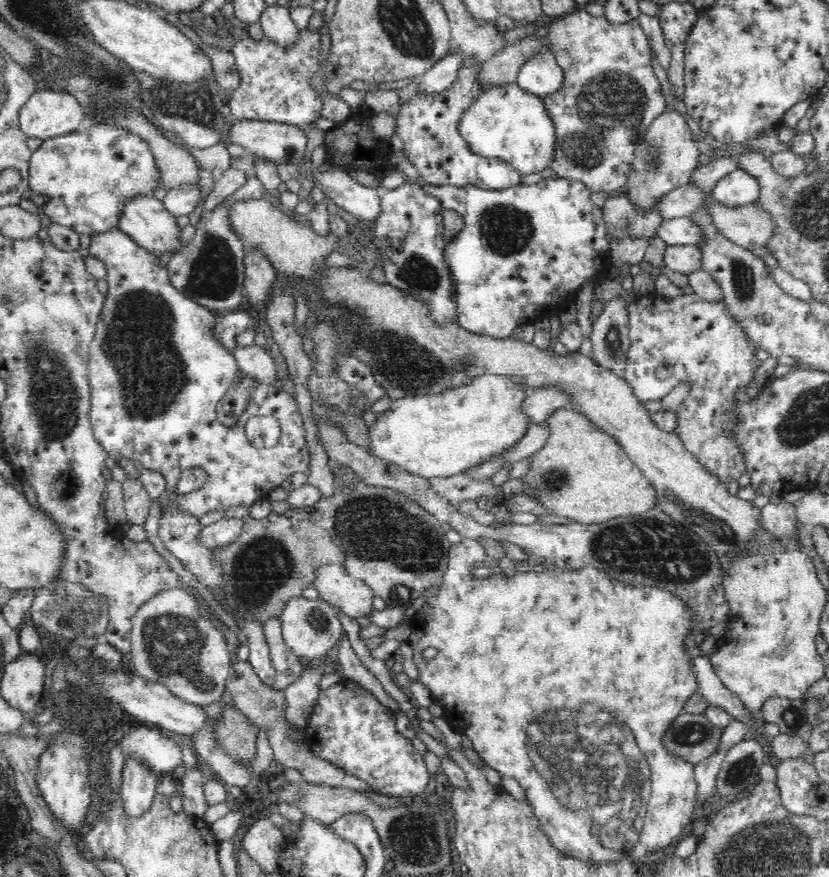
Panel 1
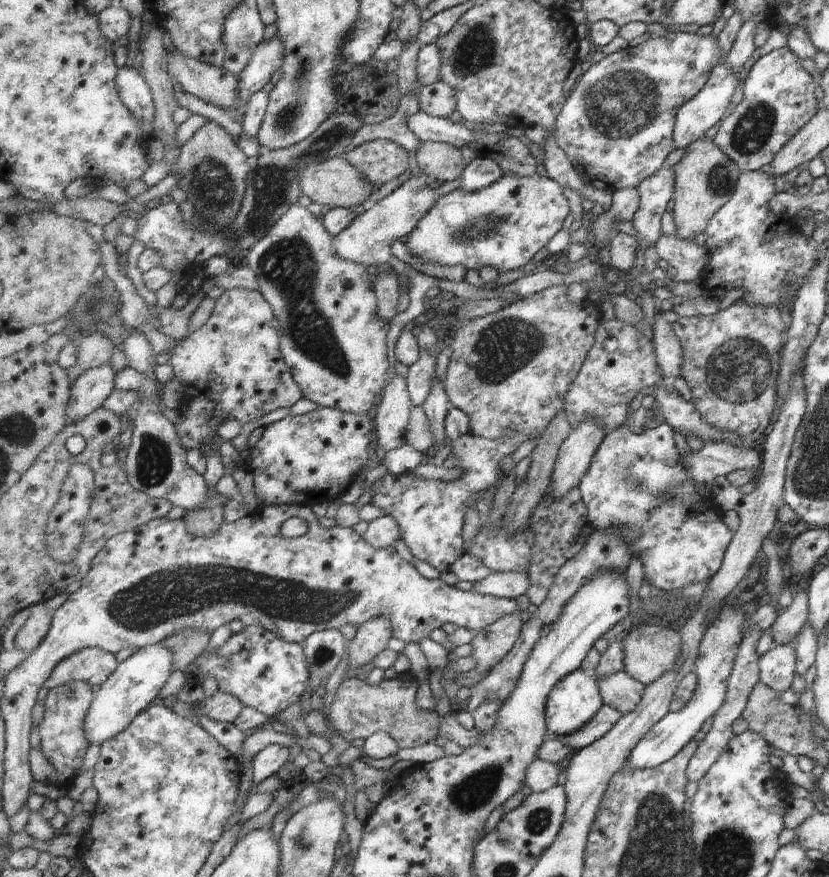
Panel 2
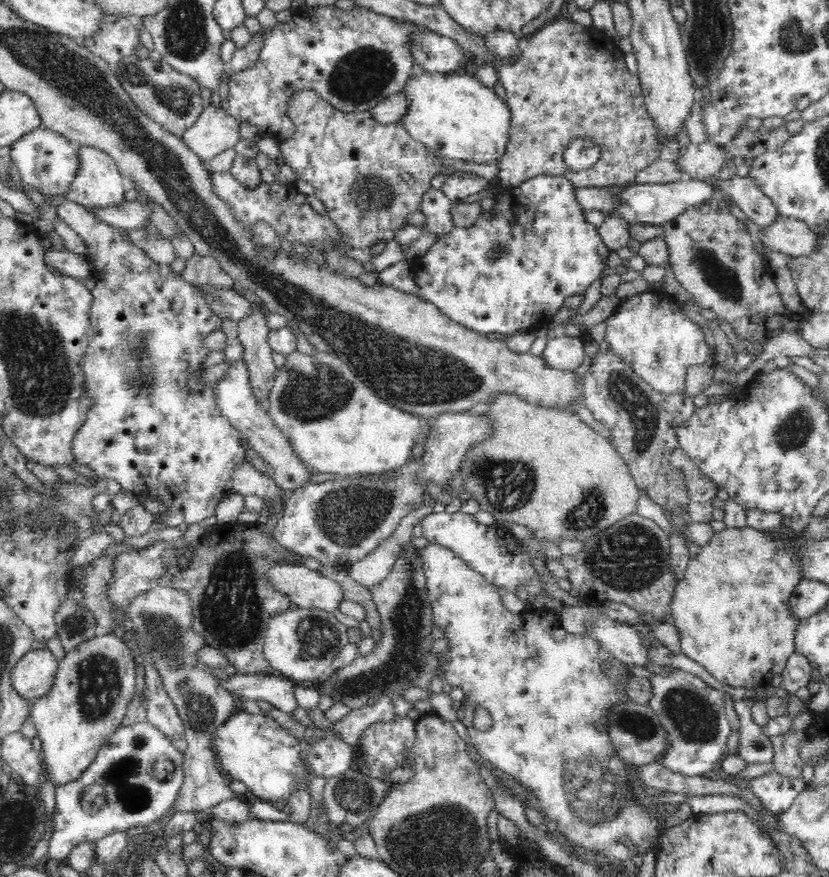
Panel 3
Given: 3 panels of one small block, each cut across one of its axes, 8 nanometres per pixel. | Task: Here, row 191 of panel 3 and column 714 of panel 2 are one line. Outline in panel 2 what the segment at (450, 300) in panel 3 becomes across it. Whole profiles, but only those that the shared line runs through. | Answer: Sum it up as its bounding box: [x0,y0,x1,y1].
[580,422,735,590]

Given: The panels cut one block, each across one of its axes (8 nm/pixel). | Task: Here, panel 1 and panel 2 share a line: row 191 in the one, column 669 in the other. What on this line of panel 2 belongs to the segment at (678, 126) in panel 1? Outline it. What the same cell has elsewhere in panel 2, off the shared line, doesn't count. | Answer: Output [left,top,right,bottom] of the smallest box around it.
[623,624,684,686]

